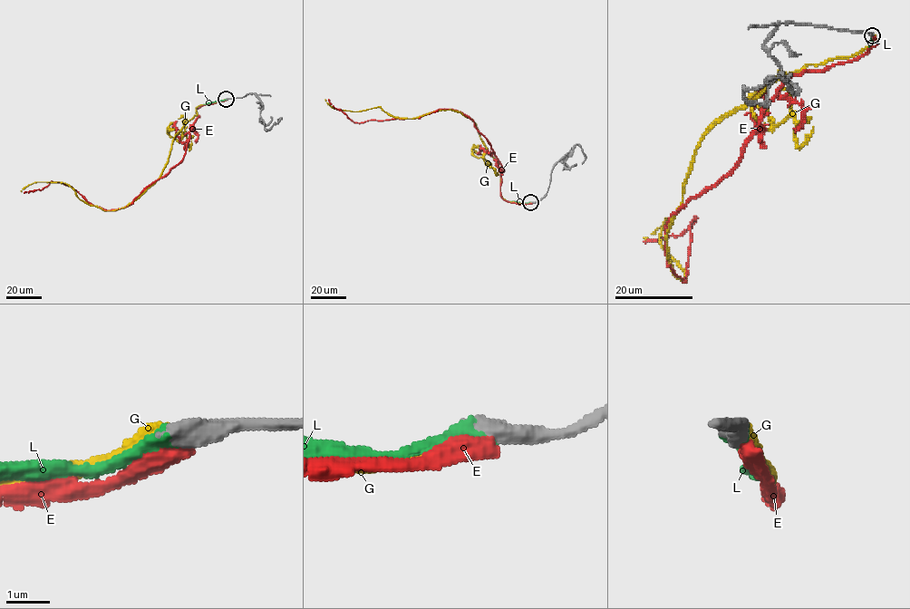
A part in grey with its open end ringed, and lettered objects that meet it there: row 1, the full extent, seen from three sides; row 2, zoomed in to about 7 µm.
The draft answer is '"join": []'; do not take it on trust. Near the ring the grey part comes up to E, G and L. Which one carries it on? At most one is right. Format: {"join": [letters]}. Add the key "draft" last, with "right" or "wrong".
{"join": ["L"], "draft": "wrong"}

